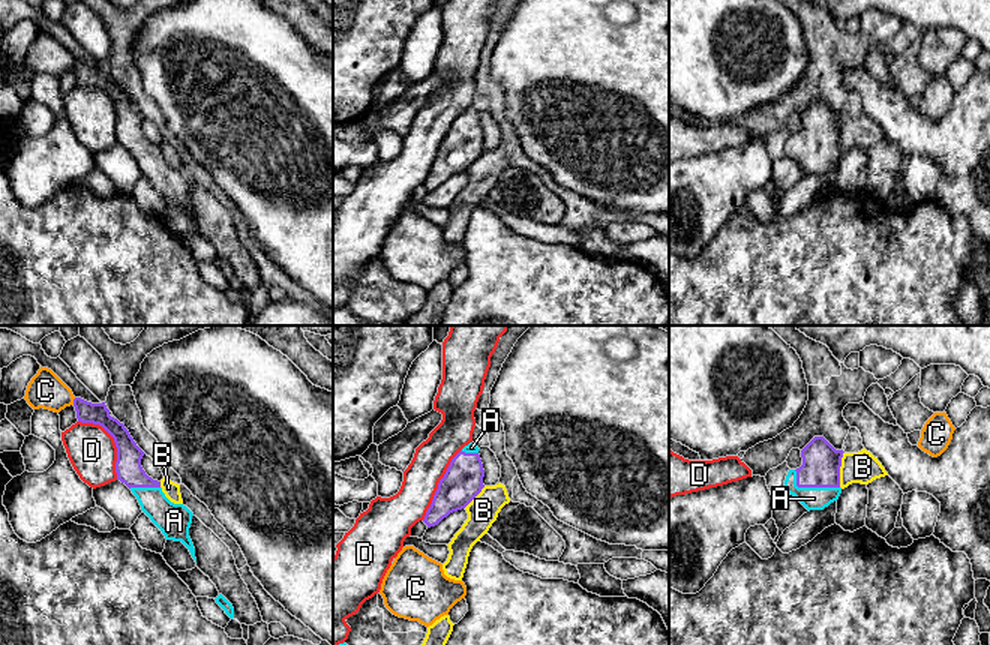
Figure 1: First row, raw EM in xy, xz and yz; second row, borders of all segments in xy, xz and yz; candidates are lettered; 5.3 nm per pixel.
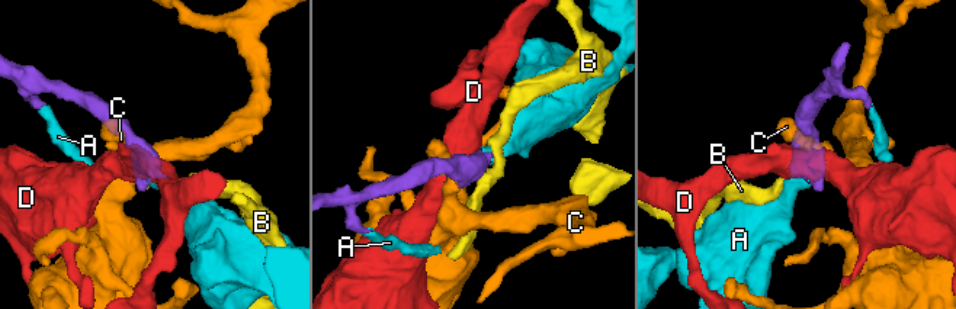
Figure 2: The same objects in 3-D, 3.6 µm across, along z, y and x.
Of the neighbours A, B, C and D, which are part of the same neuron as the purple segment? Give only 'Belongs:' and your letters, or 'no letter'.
Belongs: A

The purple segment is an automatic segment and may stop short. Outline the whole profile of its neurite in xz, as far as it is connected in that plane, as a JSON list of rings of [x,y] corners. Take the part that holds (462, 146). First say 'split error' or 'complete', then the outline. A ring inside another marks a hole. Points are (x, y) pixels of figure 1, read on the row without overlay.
split error; [[[470,106],[452,123],[423,183],[428,192],[438,189],[450,177],[465,172],[484,152],[478,114]]]

